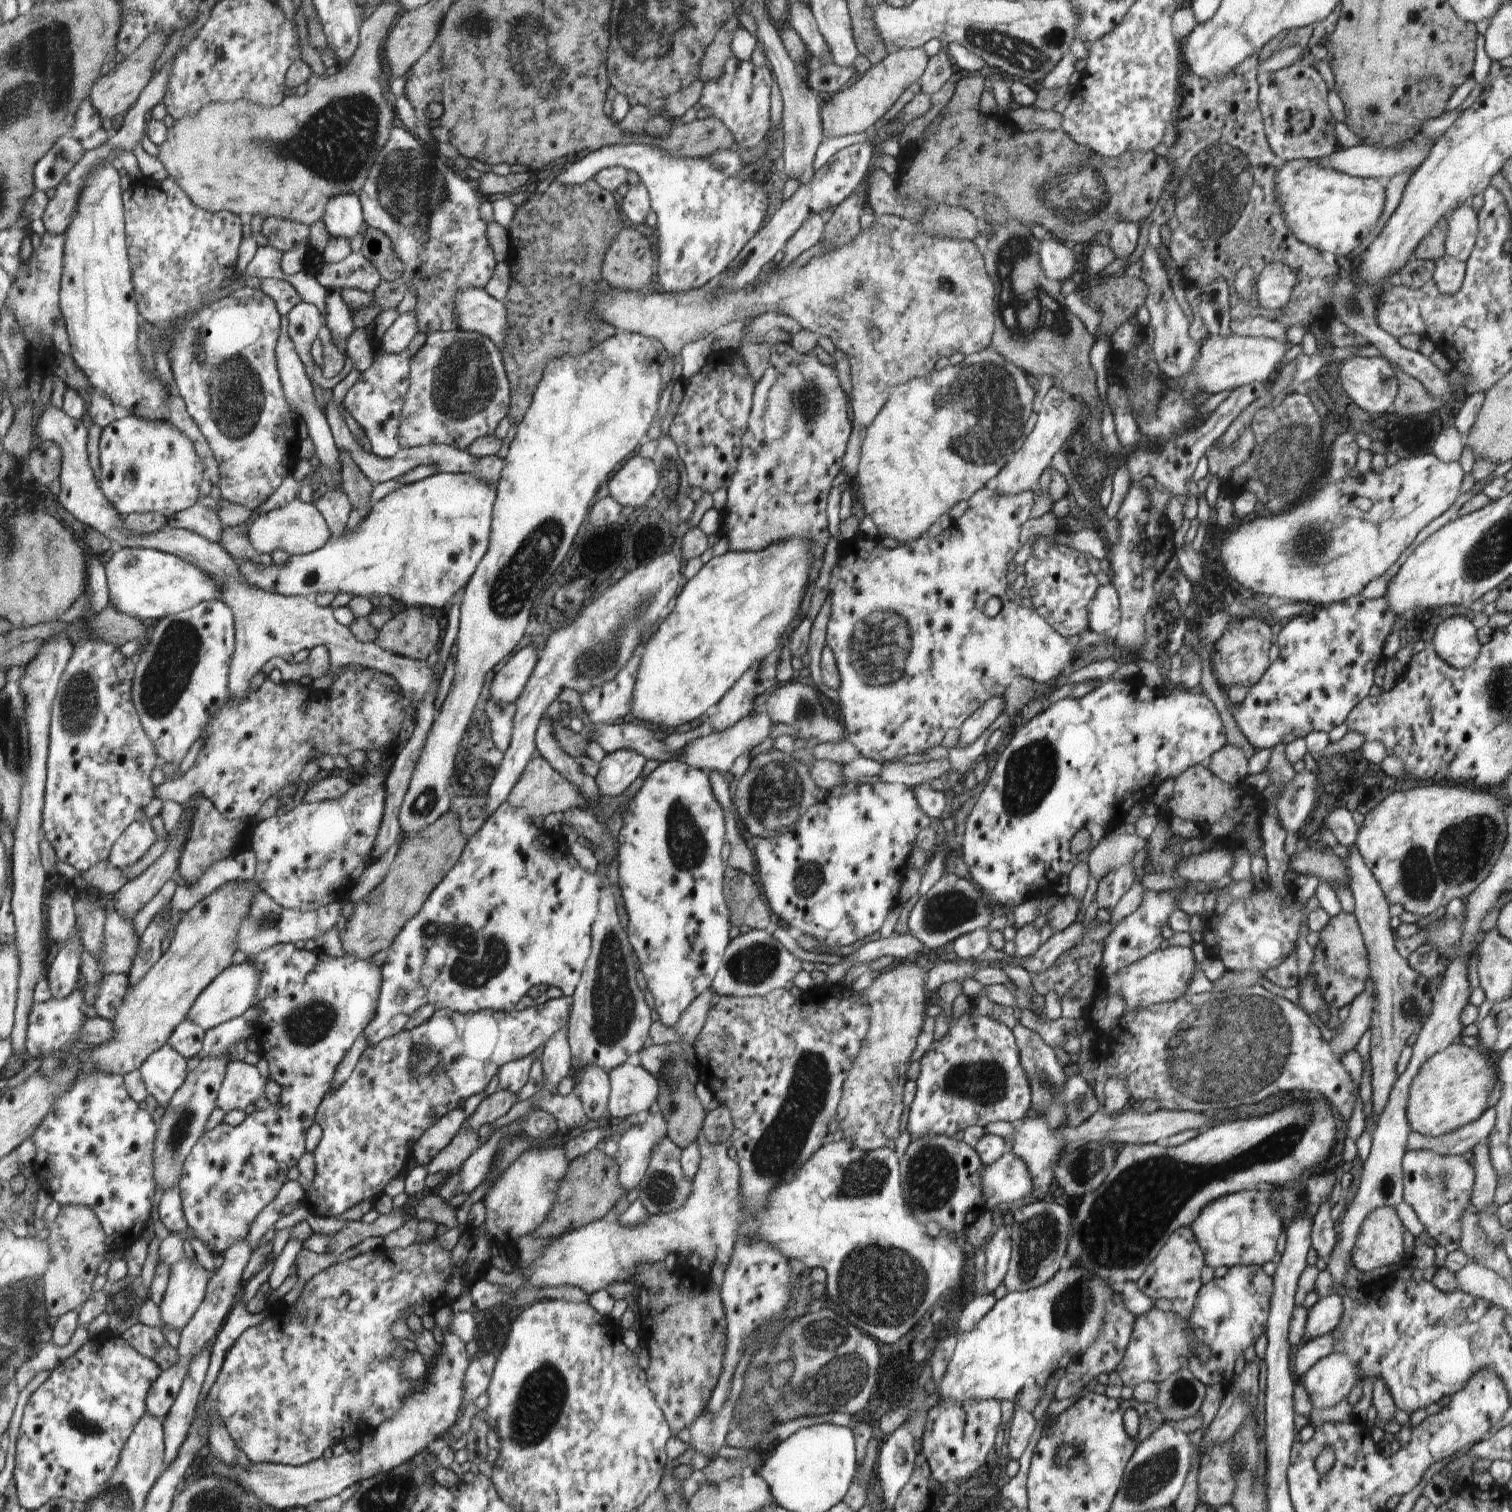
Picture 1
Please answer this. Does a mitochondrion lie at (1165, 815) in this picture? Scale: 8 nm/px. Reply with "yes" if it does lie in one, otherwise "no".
no

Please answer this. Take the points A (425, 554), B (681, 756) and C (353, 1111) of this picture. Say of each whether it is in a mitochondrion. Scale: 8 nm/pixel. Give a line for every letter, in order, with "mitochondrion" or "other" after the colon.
A: other
B: other
C: other

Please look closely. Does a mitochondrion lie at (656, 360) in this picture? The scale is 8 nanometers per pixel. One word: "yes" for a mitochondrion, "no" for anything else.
no

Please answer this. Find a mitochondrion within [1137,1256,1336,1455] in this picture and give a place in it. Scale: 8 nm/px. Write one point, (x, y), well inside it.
(1183, 1393)

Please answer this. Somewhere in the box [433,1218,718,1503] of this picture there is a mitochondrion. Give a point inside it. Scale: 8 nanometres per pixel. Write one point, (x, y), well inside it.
(537, 1408)

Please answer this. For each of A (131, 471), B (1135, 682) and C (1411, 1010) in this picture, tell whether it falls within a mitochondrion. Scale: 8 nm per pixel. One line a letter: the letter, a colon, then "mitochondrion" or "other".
A: mitochondrion
B: other
C: mitochondrion

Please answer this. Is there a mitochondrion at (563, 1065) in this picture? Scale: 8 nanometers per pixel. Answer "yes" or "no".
no

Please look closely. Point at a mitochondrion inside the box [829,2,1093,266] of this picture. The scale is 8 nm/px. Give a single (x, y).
(1013, 50)

